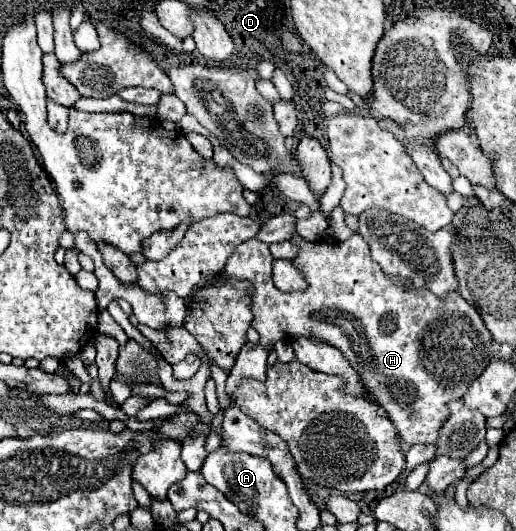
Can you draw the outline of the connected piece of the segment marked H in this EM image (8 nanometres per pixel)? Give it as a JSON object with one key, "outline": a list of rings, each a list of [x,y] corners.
{"outline":[[[354,234],[348,242],[338,242],[338,240],[336,240],[336,242],[334,242],[334,240],[316,240],[316,242],[308,242],[308,240],[304,240],[302,236],[296,236],[294,242],[300,246],[300,254],[298,254],[298,258],[294,258],[294,262],[296,262],[296,268],[302,270],[302,274],[304,274],[304,278],[306,278],[306,282],[308,282],[308,290],[306,290],[306,292],[290,292],[290,294],[286,294],[286,292],[280,292],[280,290],[274,286],[272,279],[273,256],[270,254],[270,250],[268,250],[268,244],[264,244],[264,242],[256,240],[256,238],[250,238],[250,240],[242,242],[242,244],[234,250],[234,254],[228,258],[228,262],[226,262],[226,268],[224,268],[224,274],[226,274],[226,276],[242,278],[242,280],[246,278],[246,280],[250,280],[250,282],[256,286],[254,296],[252,296],[252,300],[254,300],[254,304],[252,304],[252,314],[254,314],[252,328],[258,330],[258,334],[260,334],[260,344],[262,344],[262,346],[270,346],[270,344],[274,344],[274,342],[278,342],[278,340],[294,340],[294,338],[298,338],[298,336],[310,336],[310,338],[324,340],[324,342],[336,346],[338,350],[344,352],[344,356],[346,356],[348,362],[352,364],[352,368],[358,370],[358,374],[362,376],[364,384],[368,386],[368,390],[370,390],[372,396],[376,398],[376,404],[378,404],[380,408],[386,410],[386,414],[388,414],[388,418],[394,422],[394,426],[396,426],[400,438],[402,438],[406,444],[410,444],[410,446],[412,446],[412,444],[434,444],[434,442],[436,442],[436,436],[438,436],[438,432],[440,432],[440,428],[442,428],[442,424],[444,424],[444,420],[448,418],[448,408],[446,408],[446,404],[448,404],[450,400],[454,400],[454,398],[464,396],[466,390],[468,390],[468,386],[480,376],[480,372],[486,368],[486,364],[488,364],[488,362],[492,360],[492,356],[494,356],[494,350],[492,350],[492,336],[490,336],[490,332],[486,330],[486,326],[484,326],[480,314],[476,314],[476,310],[460,296],[460,292],[450,294],[448,300],[438,300],[438,298],[432,296],[430,292],[416,294],[416,292],[412,292],[412,290],[404,290],[404,288],[396,286],[388,276],[384,276],[384,272],[380,270],[380,266],[370,258],[370,248],[368,248],[368,244],[360,238],[360,234]]]}

